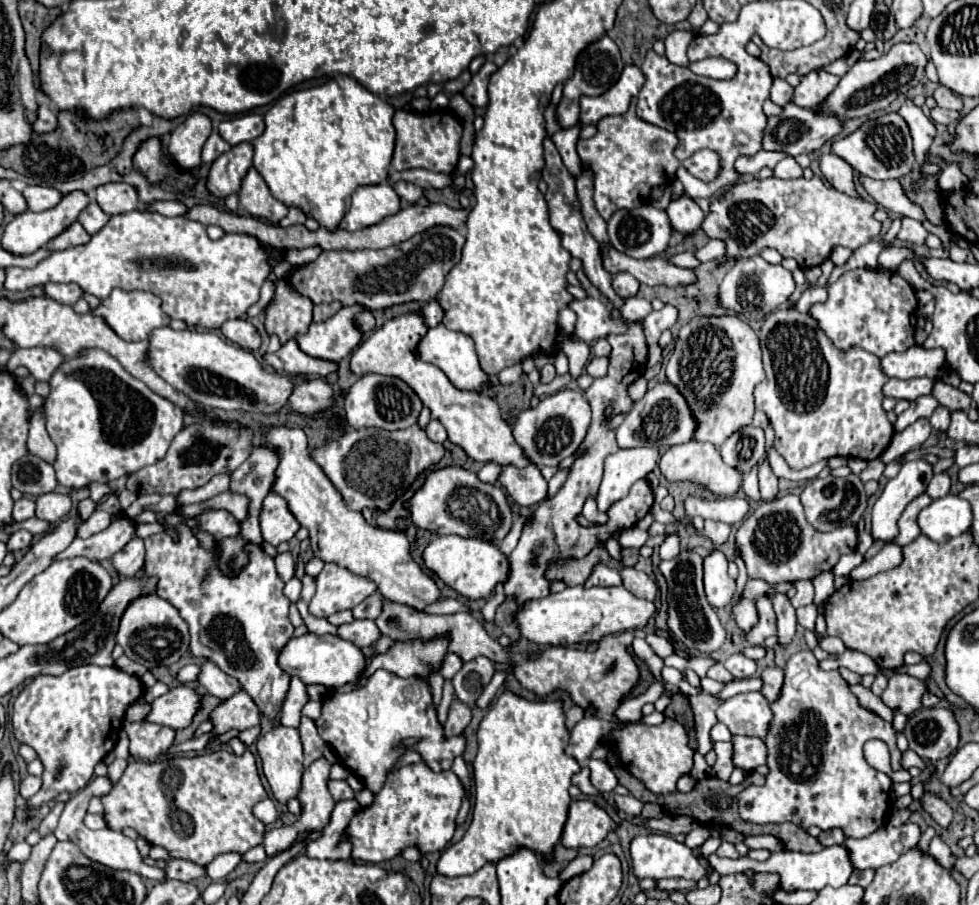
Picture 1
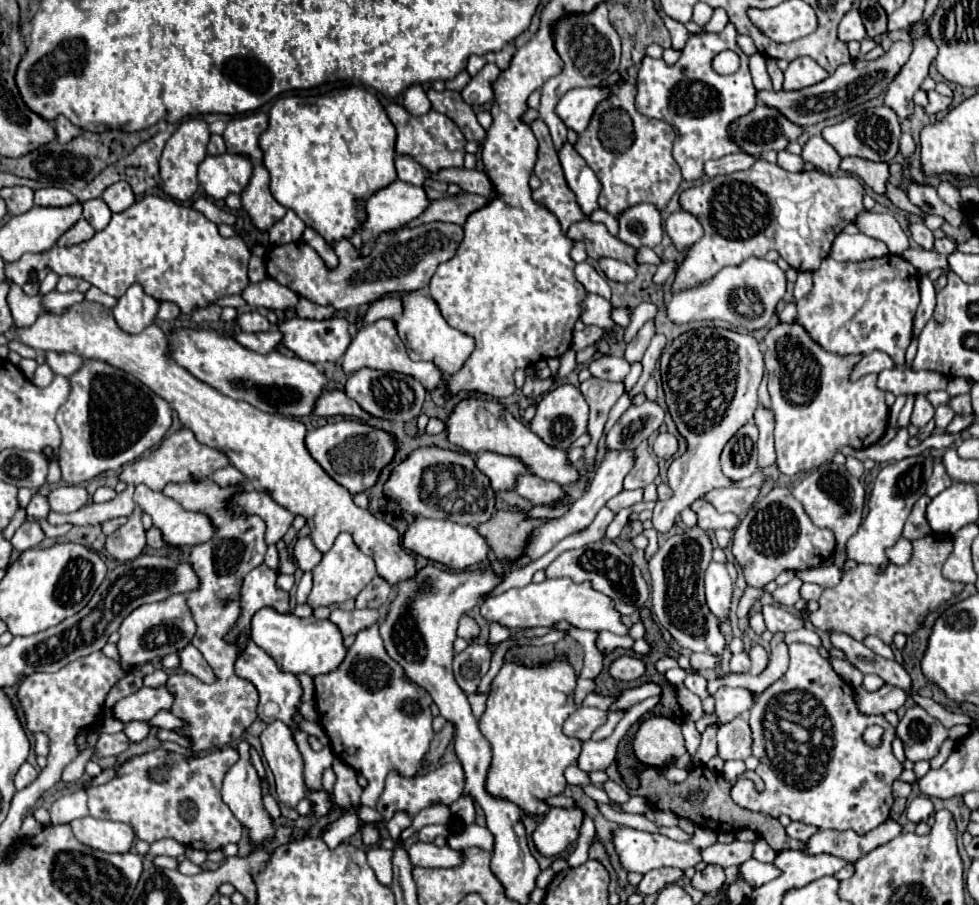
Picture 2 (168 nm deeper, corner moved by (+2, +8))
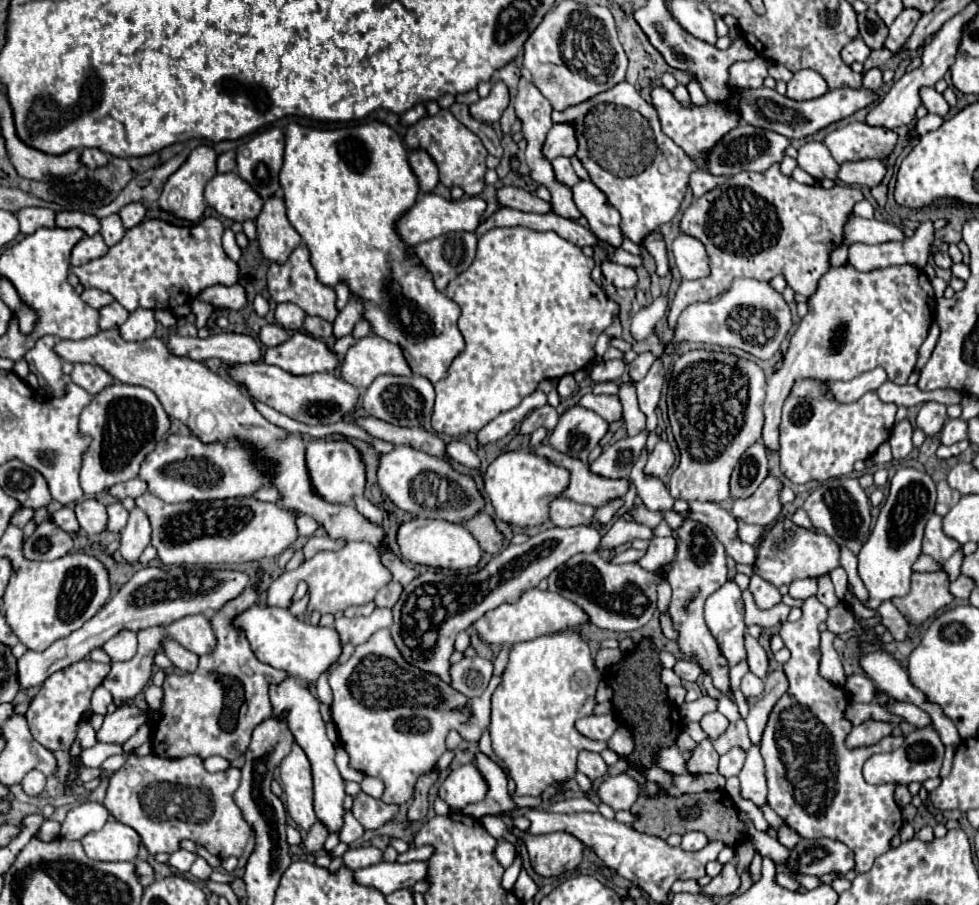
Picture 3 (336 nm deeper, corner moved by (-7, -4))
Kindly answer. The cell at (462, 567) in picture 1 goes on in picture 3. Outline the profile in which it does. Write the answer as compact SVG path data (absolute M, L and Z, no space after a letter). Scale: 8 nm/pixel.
M415 517L409 523L403 523L397 531L397 541L401 547L403 559L417 563L417 565L429 565L429 567L443 567L443 569L471 569L477 567L481 561L481 547L477 547L477 539L465 531L463 525L439 521L439 519L423 519Z

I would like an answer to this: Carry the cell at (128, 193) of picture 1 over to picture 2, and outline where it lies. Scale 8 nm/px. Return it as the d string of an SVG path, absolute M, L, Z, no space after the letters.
M124 181L114 183L112 187L108 187L108 189L104 191L102 199L106 201L106 205L110 207L112 213L122 213L122 211L126 211L126 209L136 201L130 185L124 183Z

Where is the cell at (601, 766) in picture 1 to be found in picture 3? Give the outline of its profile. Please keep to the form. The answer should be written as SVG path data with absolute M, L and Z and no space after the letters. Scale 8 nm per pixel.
M581 751L579 753L579 761L577 761L577 769L581 773L585 773L589 779L601 779L607 773L607 763L603 761L603 757L599 753L591 753L591 751Z

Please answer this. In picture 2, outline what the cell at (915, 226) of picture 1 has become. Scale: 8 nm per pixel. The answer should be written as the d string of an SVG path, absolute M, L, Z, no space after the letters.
M914 223L914 225L910 225L910 231L912 231L914 241L916 241L922 249L926 249L926 251L932 251L932 249L934 249L934 235L932 235L932 231L930 231L924 223Z

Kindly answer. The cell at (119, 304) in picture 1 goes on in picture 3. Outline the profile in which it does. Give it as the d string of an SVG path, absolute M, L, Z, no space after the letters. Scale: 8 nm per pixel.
M137 309L129 313L129 319L119 327L119 333L125 341L145 341L155 335L157 319L151 309Z

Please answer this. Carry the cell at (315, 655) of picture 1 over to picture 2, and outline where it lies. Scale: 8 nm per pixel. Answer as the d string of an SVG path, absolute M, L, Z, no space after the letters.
M262 607L254 613L250 621L250 639L262 647L282 671L300 675L308 673L310 677L334 671L340 665L340 659L346 655L342 635L330 619L300 619L294 613L278 613L274 607Z

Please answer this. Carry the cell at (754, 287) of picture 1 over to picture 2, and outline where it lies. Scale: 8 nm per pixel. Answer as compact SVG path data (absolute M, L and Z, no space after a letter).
M746 259L740 265L724 267L710 281L680 291L672 297L666 307L668 319L672 323L690 323L690 321L726 321L748 333L764 329L770 325L778 301L786 293L786 275L784 271L766 259Z

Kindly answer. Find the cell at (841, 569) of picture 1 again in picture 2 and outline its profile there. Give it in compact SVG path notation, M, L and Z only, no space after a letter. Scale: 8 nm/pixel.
M924 455L894 461L878 473L868 501L868 515L862 521L858 533L848 541L848 559L856 563L876 565L880 571L884 571L890 565L886 557L886 549L892 547L902 537L902 527L906 523L906 517L910 515L914 503L924 495L930 475L932 475L932 459Z

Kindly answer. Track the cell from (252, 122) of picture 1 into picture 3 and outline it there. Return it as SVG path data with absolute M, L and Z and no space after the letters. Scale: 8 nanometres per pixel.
M277 127L253 135L237 147L237 173L267 199L279 191L279 169L283 165L283 131Z

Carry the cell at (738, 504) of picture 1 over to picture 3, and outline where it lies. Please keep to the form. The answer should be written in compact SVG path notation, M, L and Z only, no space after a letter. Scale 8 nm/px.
M767 477L749 499L733 501L729 513L739 521L747 521L761 527L773 523L781 513L781 503L777 499L779 487L781 481L777 481L775 477Z

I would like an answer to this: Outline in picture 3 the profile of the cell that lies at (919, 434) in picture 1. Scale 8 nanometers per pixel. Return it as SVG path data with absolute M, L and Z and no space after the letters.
M929 401L921 407L919 415L917 415L917 427L925 431L925 435L937 435L941 431L941 427L947 421L947 413L945 413L945 405Z

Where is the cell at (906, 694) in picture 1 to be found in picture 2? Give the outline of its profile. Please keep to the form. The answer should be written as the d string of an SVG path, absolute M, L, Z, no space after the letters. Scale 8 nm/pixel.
M884 685L876 693L868 693L864 687L854 687L854 701L862 715L886 715L904 705L906 693L892 685Z

